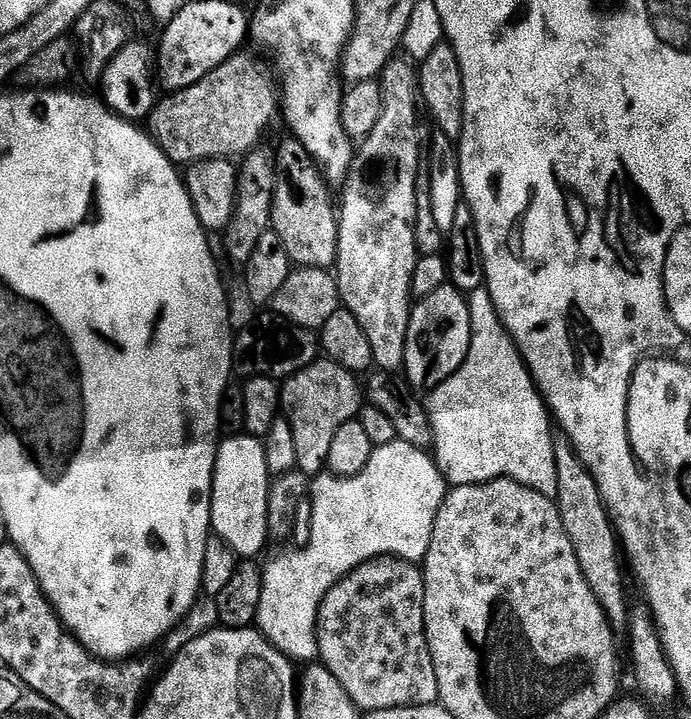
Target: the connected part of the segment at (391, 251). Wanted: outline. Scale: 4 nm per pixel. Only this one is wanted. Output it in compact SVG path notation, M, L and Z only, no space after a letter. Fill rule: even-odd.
M386 102L382 106L382 118L374 130L359 145L358 152L366 159L355 165L348 173L343 185L344 201L338 204L338 254L334 265L336 285L340 287L340 299L343 307L349 308L358 318L366 338L370 338L370 350L374 350L373 365L377 369L395 373L404 367L406 334L412 317L414 297L412 279L414 266L418 259L414 242L416 225L416 177L422 168L422 148L420 152L420 132L416 129L416 112L412 108L392 108ZM381 156L384 164L372 160Z

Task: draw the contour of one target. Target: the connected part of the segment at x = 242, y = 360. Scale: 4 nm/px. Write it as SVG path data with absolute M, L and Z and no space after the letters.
M269 314L265 320L257 322L253 328L248 328L244 333L237 335L234 340L234 368L237 373L241 372L241 377L251 378L253 376L268 376L270 379L280 382L292 376L296 372L301 372L306 366L315 364L321 355L322 349L317 333L310 328L299 328L297 324L291 324L282 316Z

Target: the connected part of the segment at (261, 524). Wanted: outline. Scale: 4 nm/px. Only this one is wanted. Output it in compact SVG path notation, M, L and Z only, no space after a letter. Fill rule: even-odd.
M232 434L221 439L212 479L212 530L227 542L237 557L256 558L264 543L269 543L266 510L269 483L263 439L247 434Z

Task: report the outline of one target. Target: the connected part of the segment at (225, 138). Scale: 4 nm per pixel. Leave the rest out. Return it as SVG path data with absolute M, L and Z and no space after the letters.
M244 55L230 57L194 86L165 95L157 103L146 128L173 164L191 166L200 160L243 158L263 141L268 123L278 116L278 88L258 61Z

